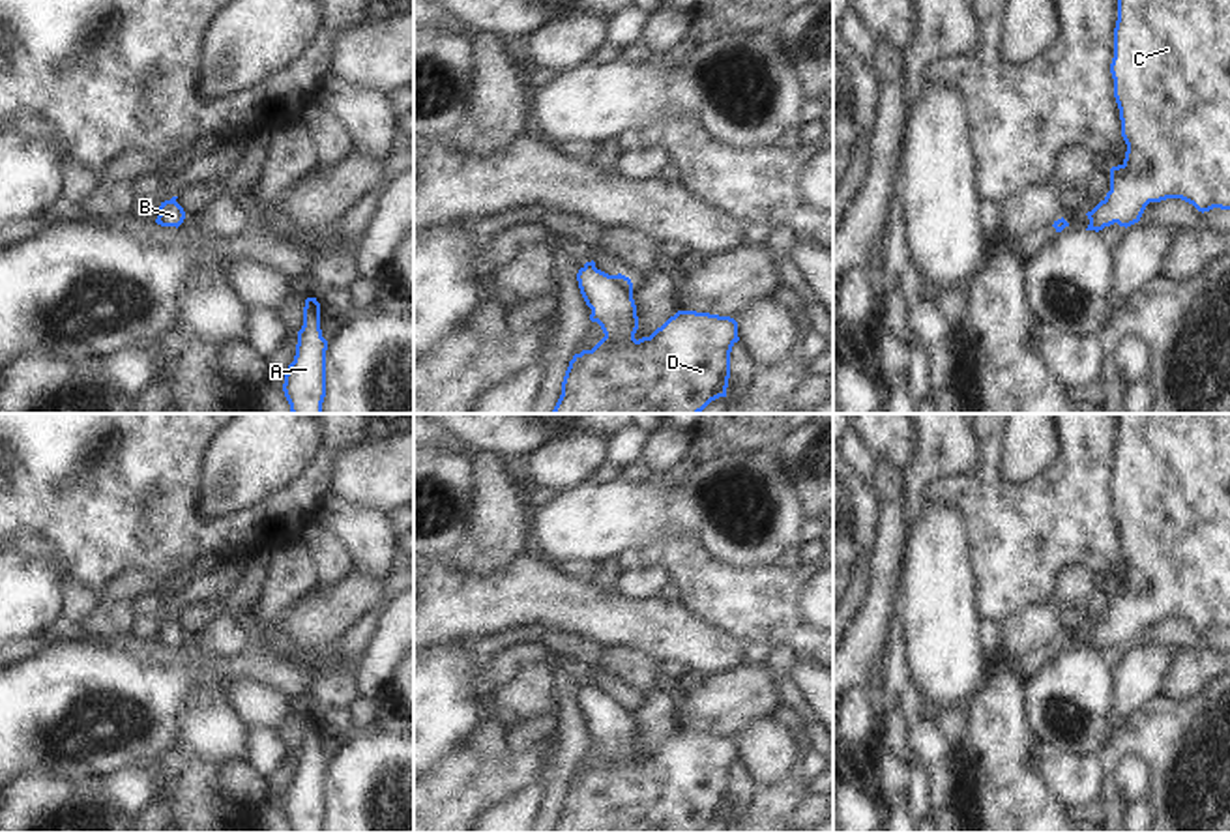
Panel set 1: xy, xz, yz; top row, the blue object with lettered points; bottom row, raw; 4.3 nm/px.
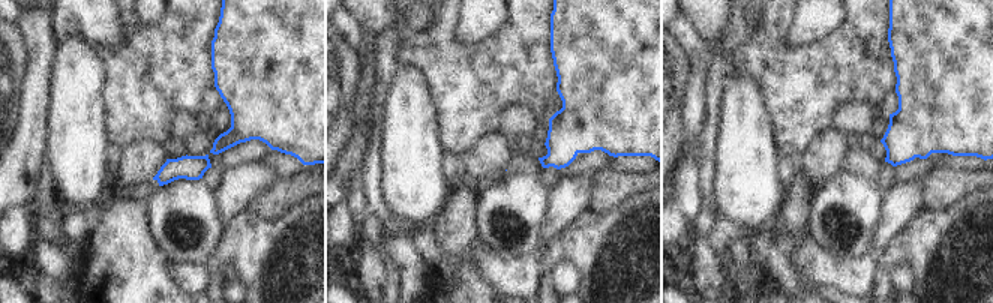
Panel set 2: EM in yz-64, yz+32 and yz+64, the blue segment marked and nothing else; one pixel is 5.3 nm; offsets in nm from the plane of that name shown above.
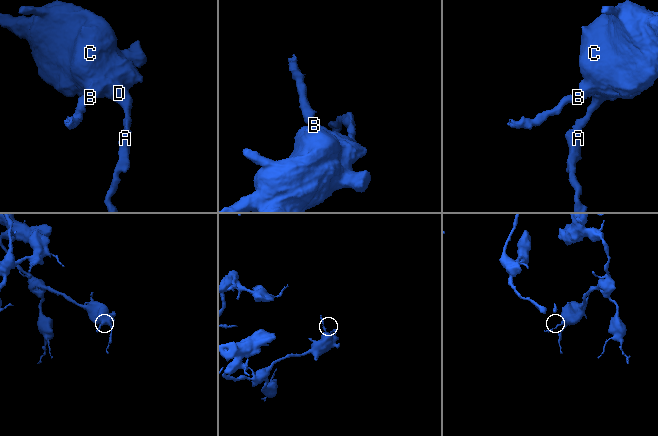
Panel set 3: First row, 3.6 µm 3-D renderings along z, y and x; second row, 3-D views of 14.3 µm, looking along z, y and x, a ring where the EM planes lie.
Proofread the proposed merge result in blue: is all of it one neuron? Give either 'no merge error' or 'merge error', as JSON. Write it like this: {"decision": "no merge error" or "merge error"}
{"decision": "no merge error"}

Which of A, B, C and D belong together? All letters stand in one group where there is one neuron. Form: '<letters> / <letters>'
A B C D

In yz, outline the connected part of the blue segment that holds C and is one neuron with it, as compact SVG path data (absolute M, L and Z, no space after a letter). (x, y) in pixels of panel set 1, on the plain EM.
M1118 414L1118 440L1114 447L1114 477L1110 483L1114 498L1114 517L1120 528L1121 556L1127 563L1121 584L1110 588L1110 610L1088 631L1090 644L1086 650L1103 650L1118 642L1131 646L1140 640L1149 621L1181 618L1198 631L1213 627L1230 629L1230 414Z

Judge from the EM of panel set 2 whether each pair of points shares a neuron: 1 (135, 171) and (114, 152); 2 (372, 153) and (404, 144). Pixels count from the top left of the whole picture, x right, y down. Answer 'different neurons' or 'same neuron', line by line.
1: different neurons
2: different neurons

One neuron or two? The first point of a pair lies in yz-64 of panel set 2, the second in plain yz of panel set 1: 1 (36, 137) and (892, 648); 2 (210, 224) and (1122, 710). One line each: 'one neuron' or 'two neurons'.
1: two neurons
2: two neurons

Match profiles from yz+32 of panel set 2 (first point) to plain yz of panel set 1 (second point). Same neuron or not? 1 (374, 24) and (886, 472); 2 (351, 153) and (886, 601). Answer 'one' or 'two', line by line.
1: two
2: one

